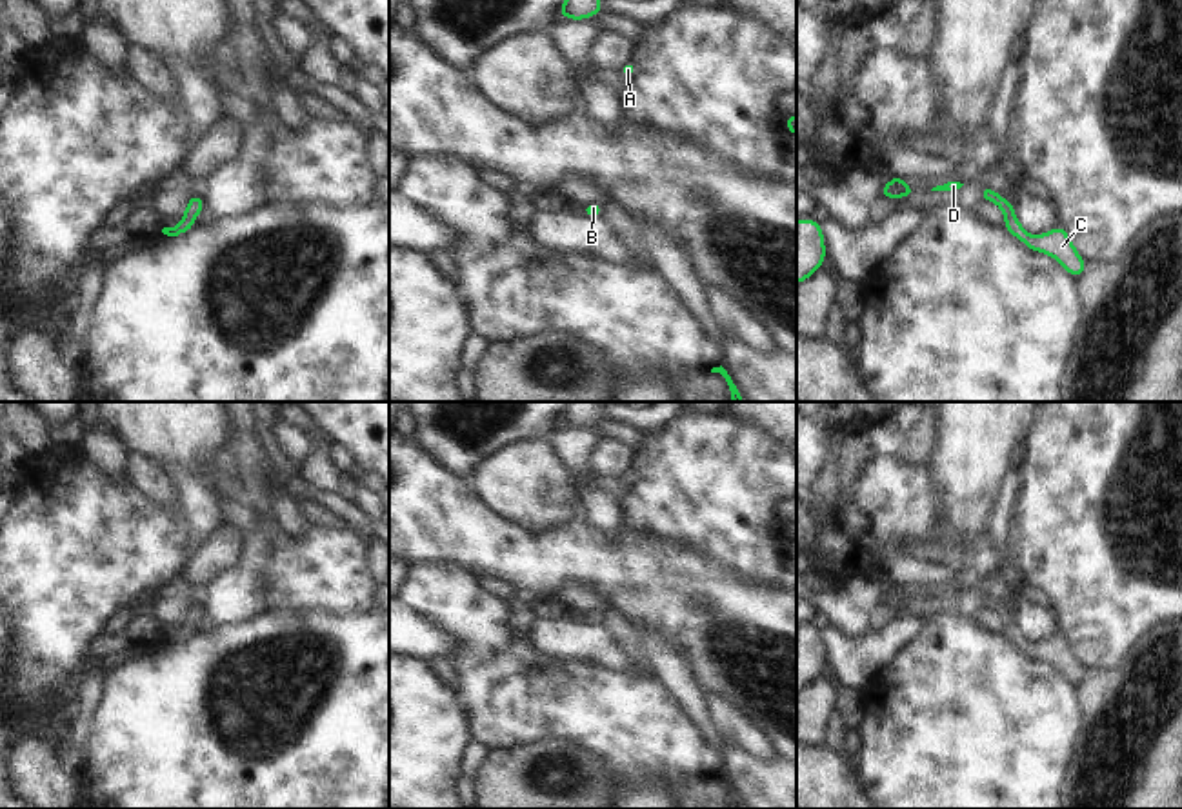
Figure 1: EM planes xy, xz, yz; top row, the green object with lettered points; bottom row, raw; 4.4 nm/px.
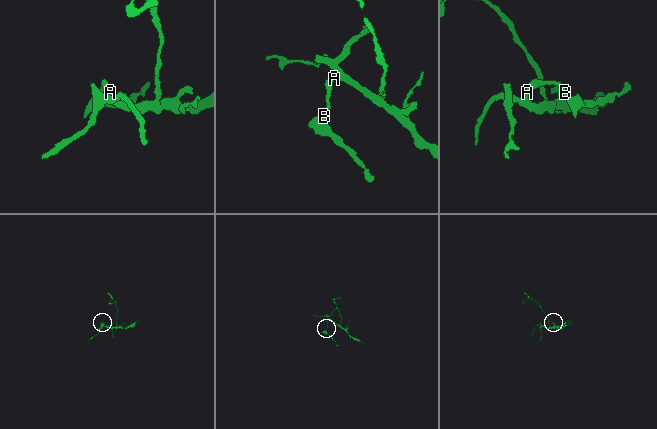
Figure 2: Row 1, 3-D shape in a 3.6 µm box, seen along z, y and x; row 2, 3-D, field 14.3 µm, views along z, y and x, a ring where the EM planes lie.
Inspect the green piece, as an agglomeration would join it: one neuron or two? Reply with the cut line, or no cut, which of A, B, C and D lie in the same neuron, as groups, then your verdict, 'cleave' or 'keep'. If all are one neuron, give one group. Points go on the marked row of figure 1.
no cut | A B C D | keep

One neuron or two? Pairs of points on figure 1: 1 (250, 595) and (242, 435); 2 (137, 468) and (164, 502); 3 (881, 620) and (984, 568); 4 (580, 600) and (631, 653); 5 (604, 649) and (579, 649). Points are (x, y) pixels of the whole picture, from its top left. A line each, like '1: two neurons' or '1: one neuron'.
1: one neuron
2: one neuron
3: two neurons
4: one neuron
5: one neuron

